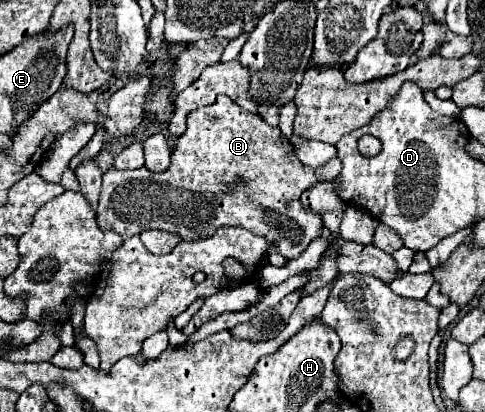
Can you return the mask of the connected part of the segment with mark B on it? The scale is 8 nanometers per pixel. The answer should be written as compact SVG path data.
M222 95L216 103L200 107L188 115L188 129L176 139L176 151L172 153L172 165L168 171L150 173L140 167L134 171L110 169L104 173L96 219L102 231L114 231L122 239L140 235L148 229L176 233L184 241L206 239L224 225L240 225L266 237L268 245L276 241L286 259L298 259L308 243L322 231L322 217L300 203L300 195L314 187L314 181L314 169L298 163L298 157L278 127L266 125L262 117L248 113Z

